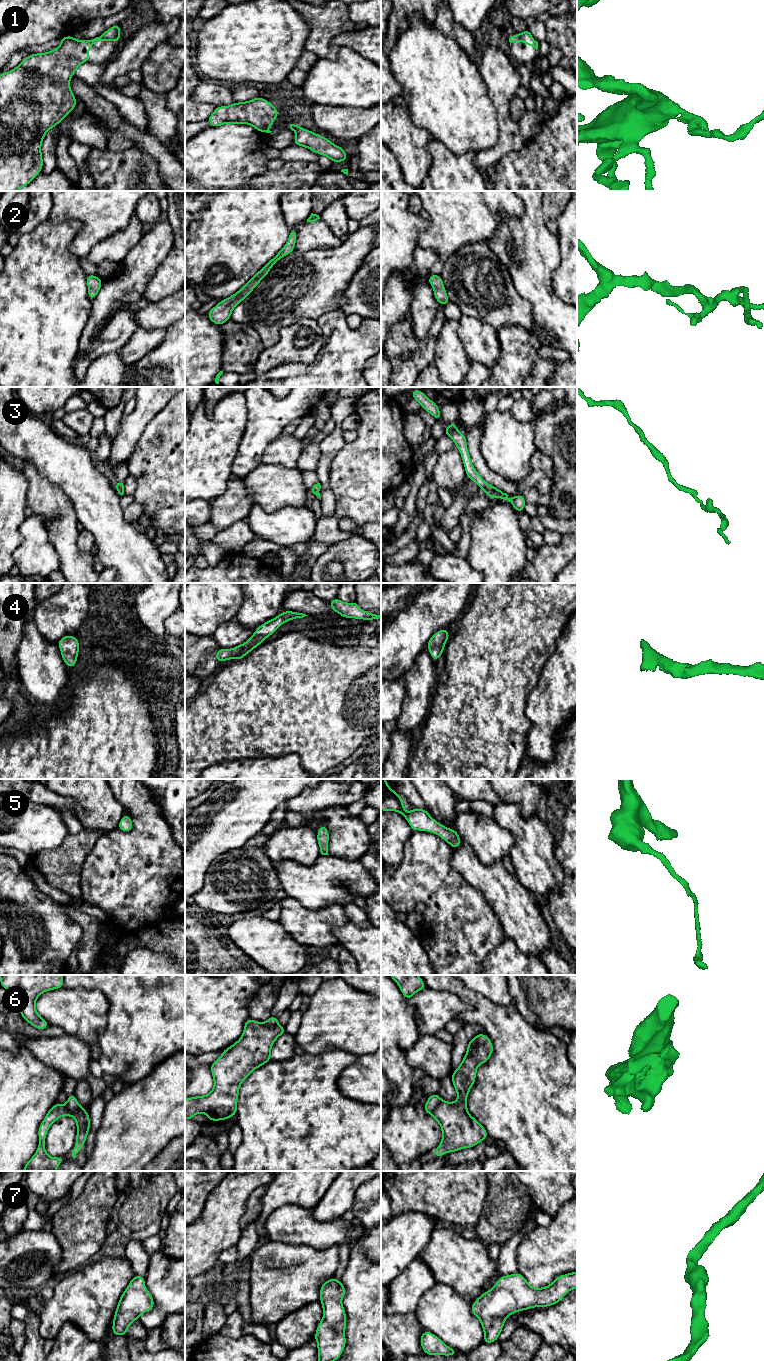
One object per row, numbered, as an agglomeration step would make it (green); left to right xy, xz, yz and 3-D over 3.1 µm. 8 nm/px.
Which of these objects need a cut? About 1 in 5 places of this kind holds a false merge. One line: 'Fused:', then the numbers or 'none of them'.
Fused: none of them

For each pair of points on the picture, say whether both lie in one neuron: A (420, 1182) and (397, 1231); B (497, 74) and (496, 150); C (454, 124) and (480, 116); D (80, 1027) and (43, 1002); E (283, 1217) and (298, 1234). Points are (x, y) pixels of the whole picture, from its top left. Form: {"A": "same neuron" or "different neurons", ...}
{"A": "different neurons", "B": "same neuron", "C": "same neuron", "D": "same neuron", "E": "same neuron"}

